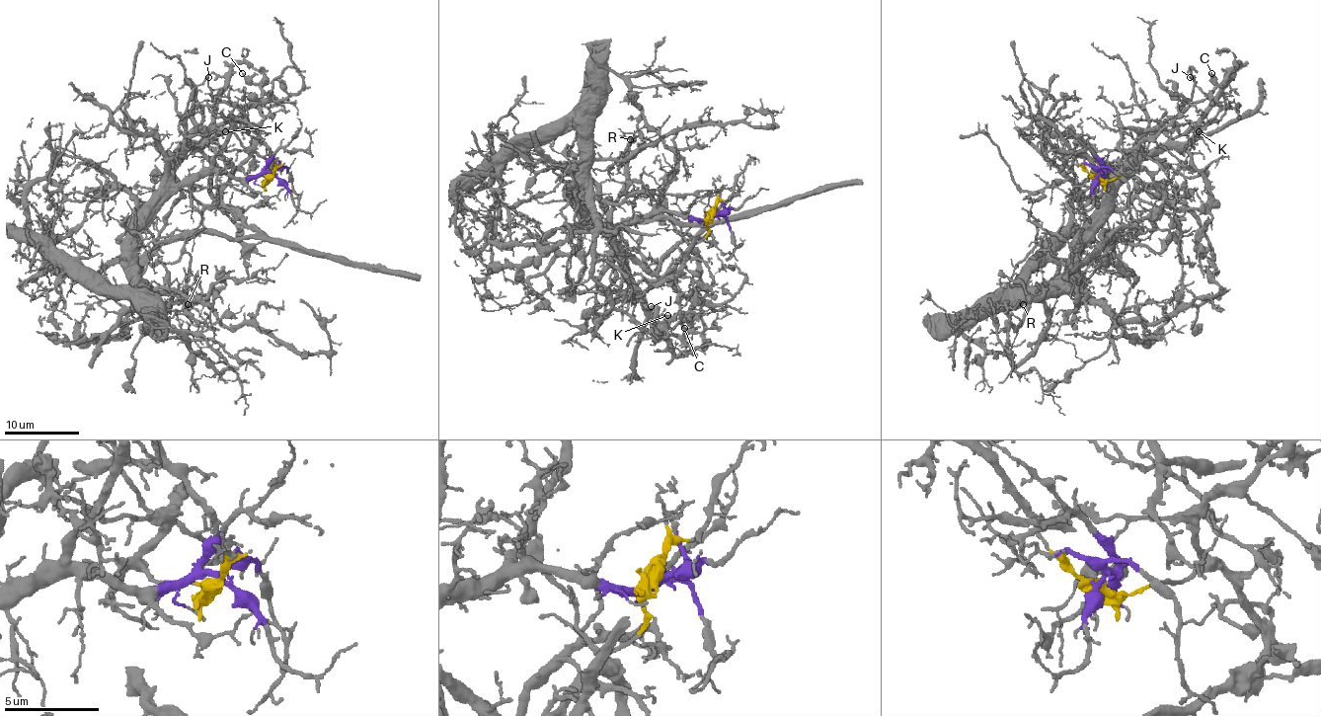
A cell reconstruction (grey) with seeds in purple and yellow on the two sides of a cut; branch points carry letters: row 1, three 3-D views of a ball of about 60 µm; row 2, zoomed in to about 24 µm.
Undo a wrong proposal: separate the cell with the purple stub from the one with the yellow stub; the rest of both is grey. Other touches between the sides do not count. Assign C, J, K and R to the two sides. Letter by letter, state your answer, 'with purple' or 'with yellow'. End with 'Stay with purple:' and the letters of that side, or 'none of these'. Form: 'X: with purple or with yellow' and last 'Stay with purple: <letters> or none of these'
C: with yellow
J: with purple
K: with purple
R: with purple
Stay with purple: J, K, R

